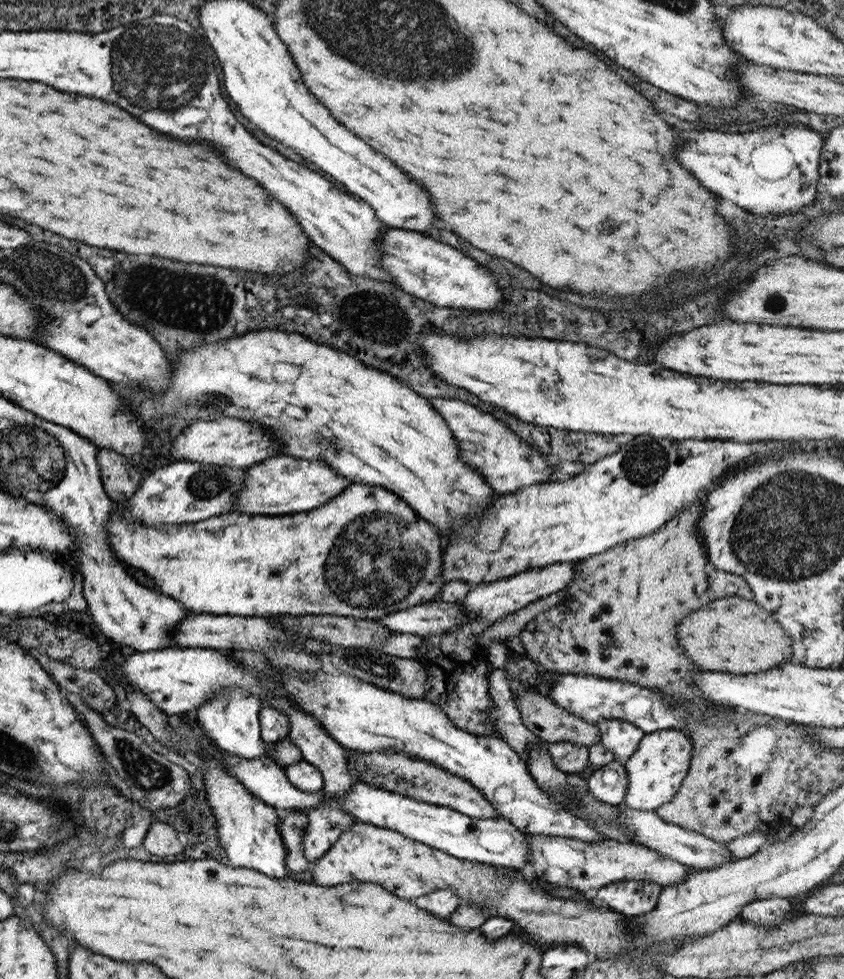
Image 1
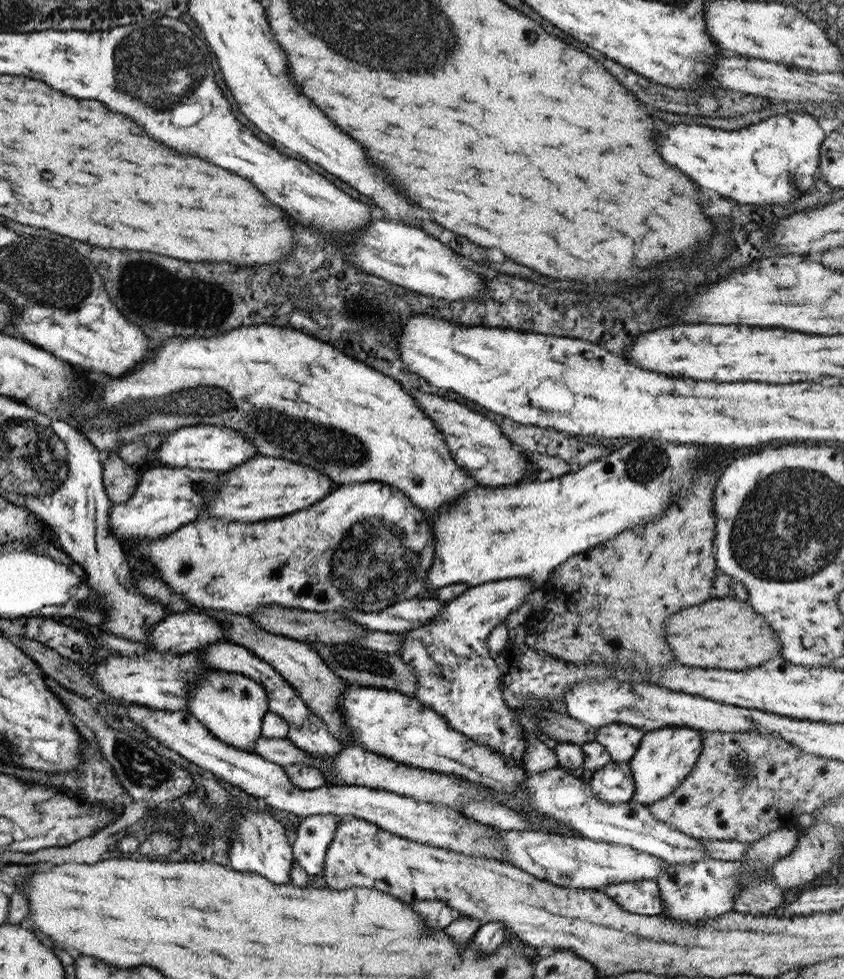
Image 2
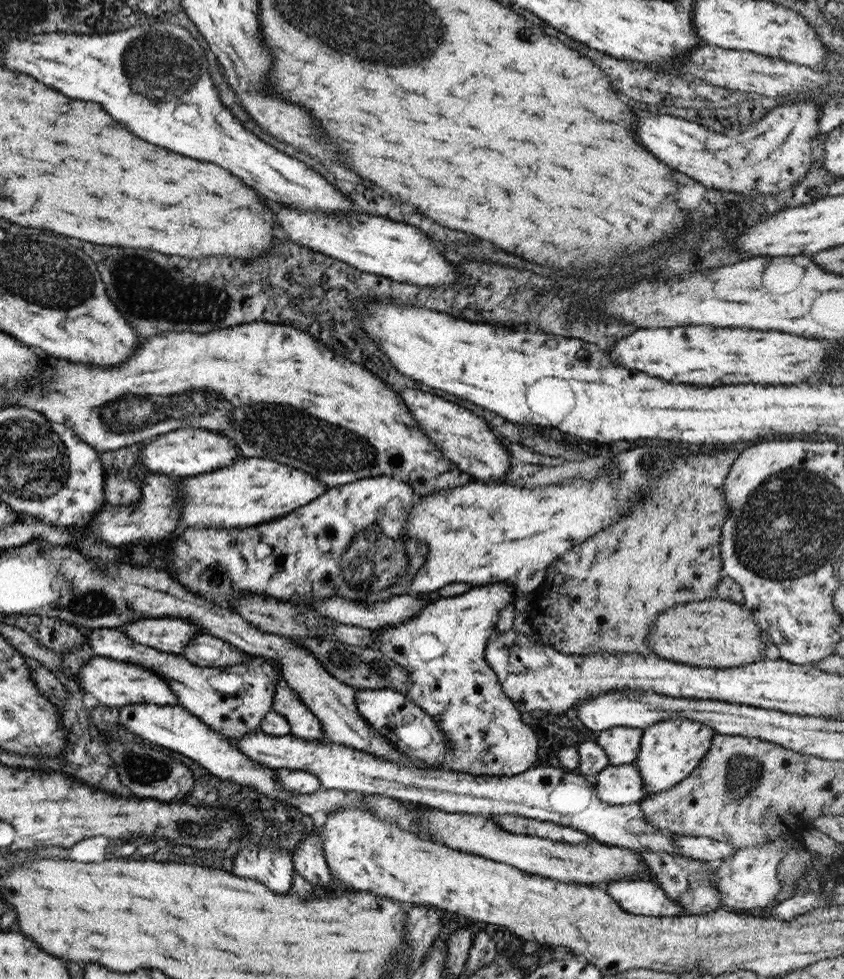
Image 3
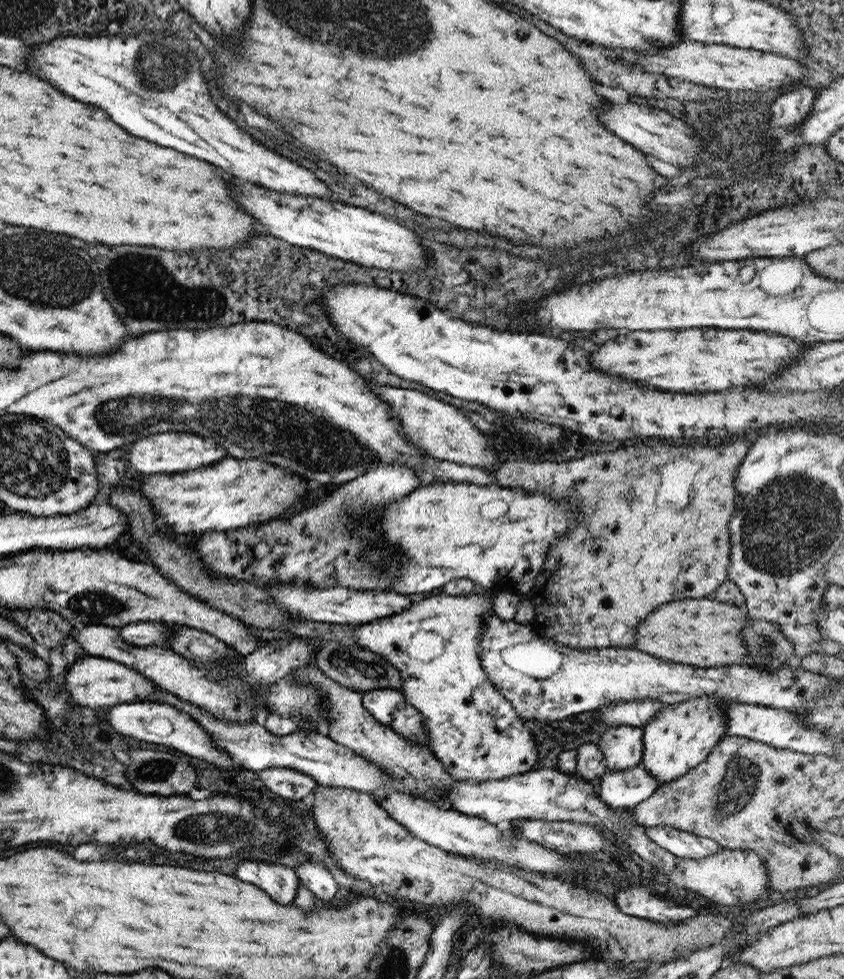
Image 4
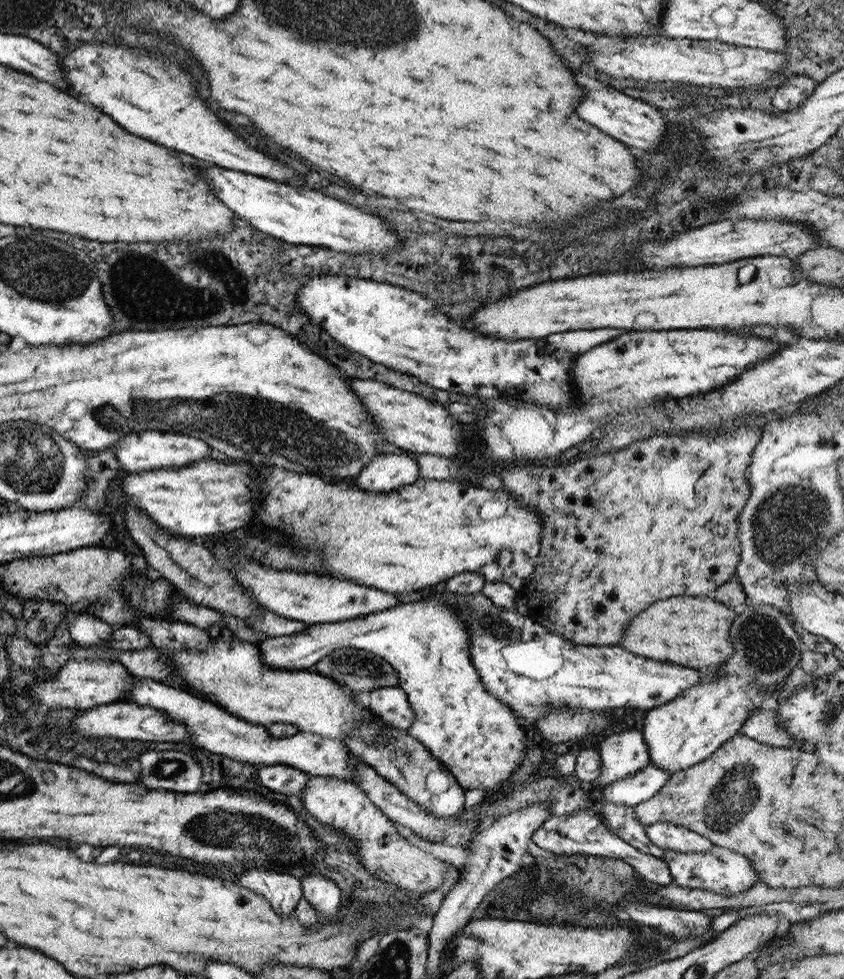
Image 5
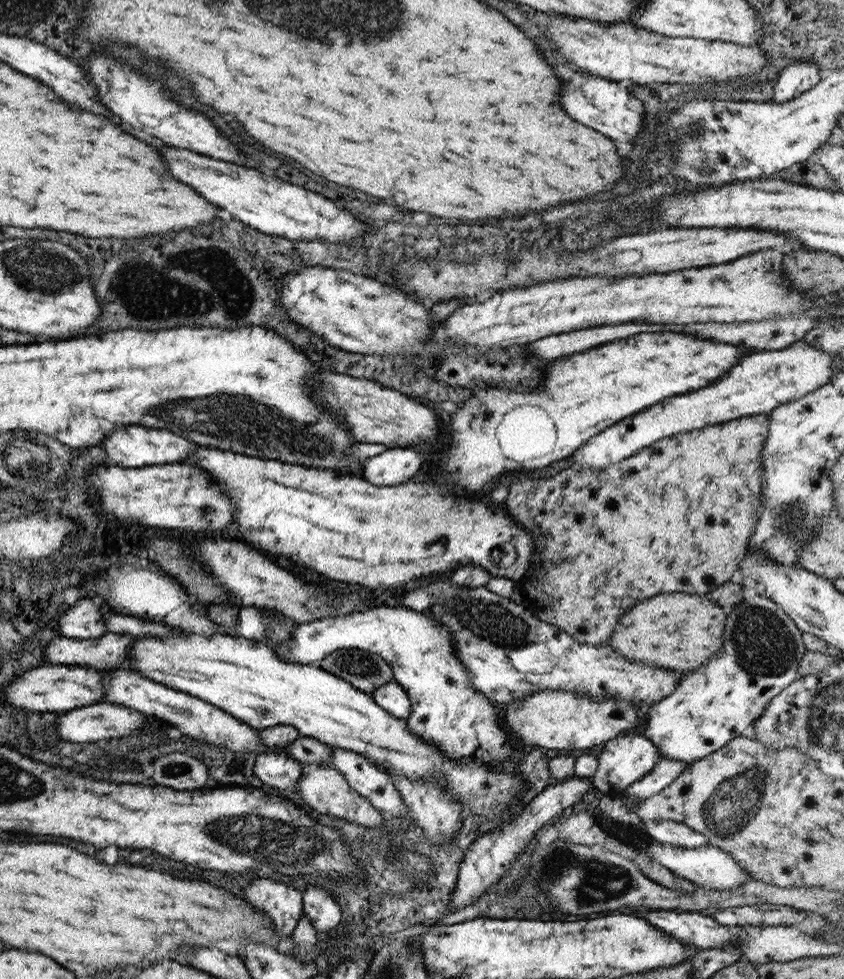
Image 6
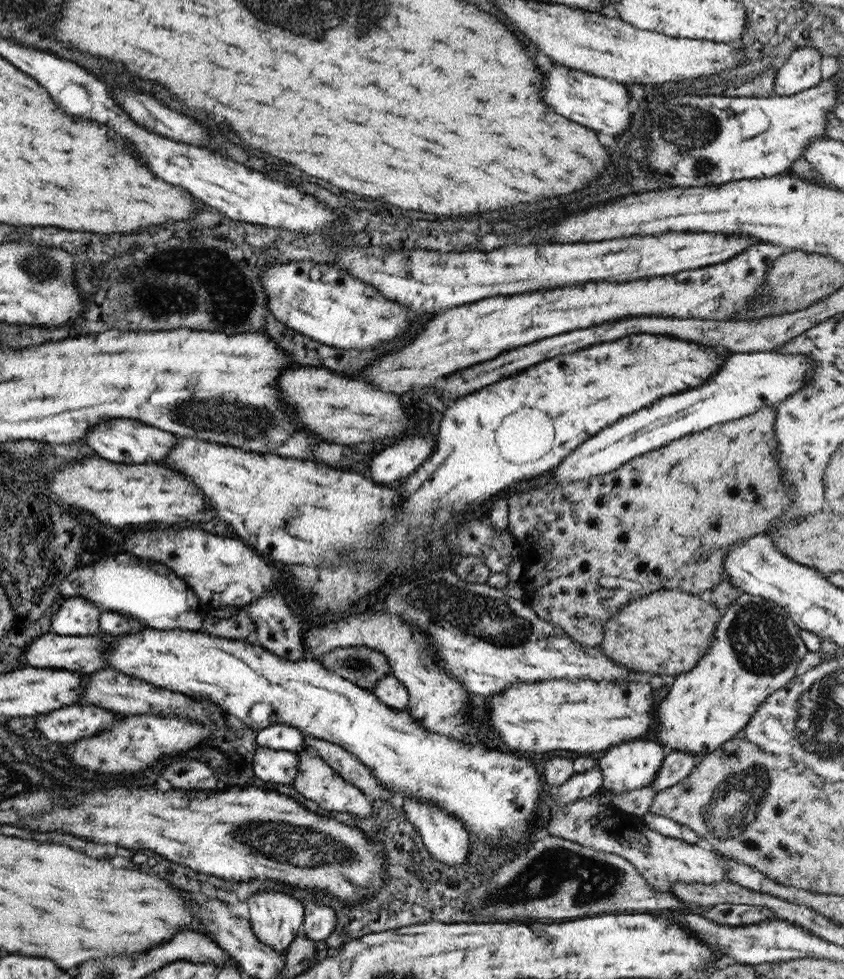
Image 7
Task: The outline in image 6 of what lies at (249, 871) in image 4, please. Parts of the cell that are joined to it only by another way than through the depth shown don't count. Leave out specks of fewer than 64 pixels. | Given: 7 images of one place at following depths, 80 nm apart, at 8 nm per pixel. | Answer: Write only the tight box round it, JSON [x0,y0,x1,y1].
[245,878,302,936]

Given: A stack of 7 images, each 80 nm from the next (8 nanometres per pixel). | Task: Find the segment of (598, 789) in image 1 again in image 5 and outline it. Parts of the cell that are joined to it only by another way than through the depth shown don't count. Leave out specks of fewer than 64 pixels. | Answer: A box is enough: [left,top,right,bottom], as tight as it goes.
[602,762,669,807]

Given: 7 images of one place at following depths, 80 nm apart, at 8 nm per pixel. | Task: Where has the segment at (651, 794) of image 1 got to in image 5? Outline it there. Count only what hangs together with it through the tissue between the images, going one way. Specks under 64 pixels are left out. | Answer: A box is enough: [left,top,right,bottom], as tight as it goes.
[640,604,803,776]

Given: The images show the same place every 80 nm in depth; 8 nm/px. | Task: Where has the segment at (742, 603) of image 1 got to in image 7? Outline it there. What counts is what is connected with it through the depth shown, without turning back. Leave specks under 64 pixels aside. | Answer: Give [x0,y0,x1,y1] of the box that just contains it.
[597,589,720,676]

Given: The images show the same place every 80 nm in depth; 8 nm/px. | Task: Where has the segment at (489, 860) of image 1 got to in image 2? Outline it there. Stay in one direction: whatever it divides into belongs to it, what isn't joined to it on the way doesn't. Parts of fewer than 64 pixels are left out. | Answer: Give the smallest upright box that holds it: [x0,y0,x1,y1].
[127,704,504,860]

